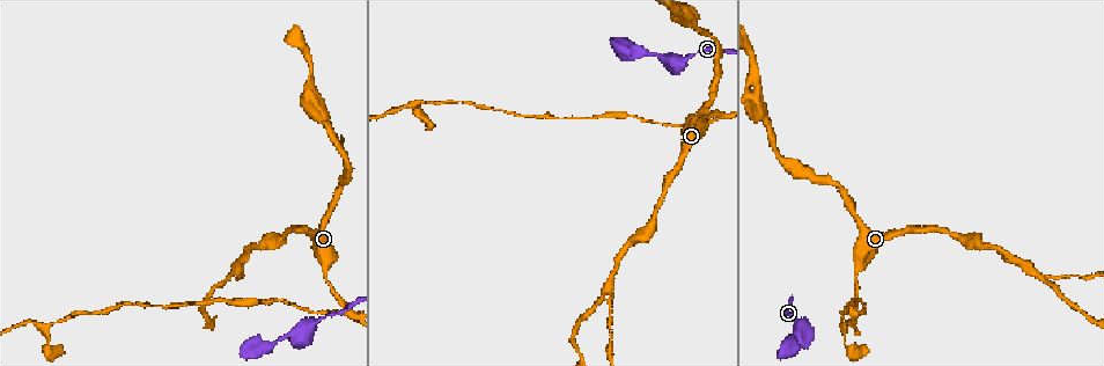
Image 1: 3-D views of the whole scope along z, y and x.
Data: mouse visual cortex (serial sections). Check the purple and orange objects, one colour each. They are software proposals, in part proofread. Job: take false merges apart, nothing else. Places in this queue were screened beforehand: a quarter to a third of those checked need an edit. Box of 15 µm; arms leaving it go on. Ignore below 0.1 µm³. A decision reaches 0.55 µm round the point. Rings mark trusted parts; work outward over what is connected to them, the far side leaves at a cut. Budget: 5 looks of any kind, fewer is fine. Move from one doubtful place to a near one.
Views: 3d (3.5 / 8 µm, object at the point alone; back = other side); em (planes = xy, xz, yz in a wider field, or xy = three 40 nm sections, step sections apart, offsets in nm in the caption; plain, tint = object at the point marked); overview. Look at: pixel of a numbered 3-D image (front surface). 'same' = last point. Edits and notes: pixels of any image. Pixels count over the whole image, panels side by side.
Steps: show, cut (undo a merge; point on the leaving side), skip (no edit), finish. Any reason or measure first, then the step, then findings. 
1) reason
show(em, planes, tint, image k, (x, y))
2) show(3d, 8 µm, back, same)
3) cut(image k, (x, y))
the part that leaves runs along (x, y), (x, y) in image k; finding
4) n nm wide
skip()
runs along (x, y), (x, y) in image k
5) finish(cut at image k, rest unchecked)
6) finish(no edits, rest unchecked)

arms part here
show(3d, 3.5 µm, image 1, (721, 113))

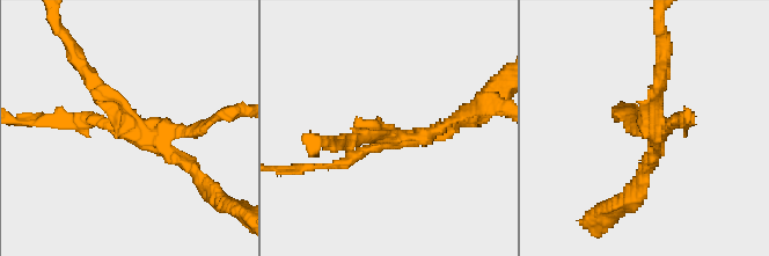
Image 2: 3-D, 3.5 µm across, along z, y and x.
3 arms; arms of 150, 200, 200 nm
show(em, planes, tint, image 2, (653, 119))

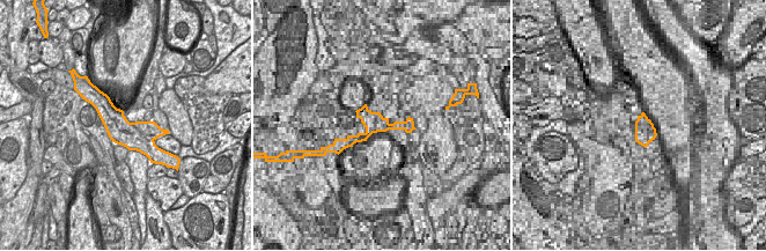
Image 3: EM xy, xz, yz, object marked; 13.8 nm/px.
cut(image 2, (81, 126))
the part that leaves runs along (112, 132), (94, 121), (30, 121) in image 2; two cells meet here

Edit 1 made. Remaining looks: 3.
a fork
show(3d, 3.5 µm, image 1, (1028, 267))

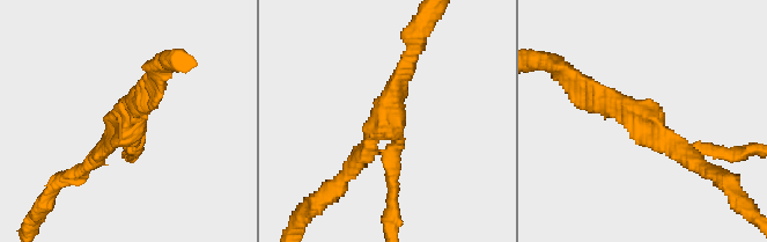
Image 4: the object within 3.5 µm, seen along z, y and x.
3 arms; arms of 200, 250, 250 nm
show(em, xy, step 3, tint, image 4, (653, 126))

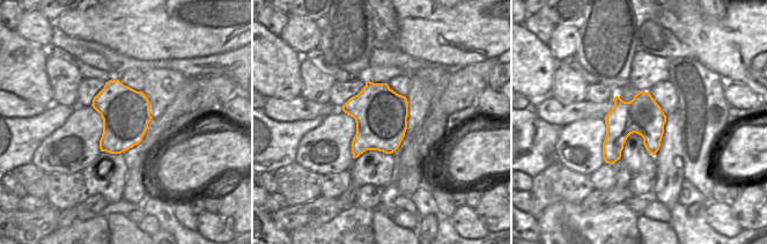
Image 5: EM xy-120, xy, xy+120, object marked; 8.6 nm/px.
skip()
runs along (592, 90), (646, 119), (702, 169) in image 4; continuous, no second cell

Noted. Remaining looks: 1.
finish(cut at image 2, rest unchecked)

